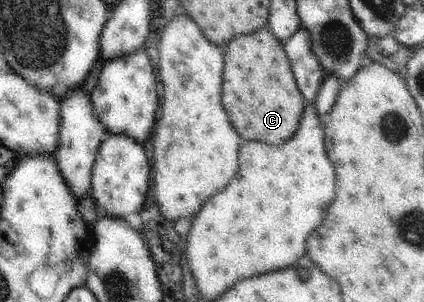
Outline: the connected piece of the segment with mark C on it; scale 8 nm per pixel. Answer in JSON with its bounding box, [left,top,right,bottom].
[222,26,304,144]

